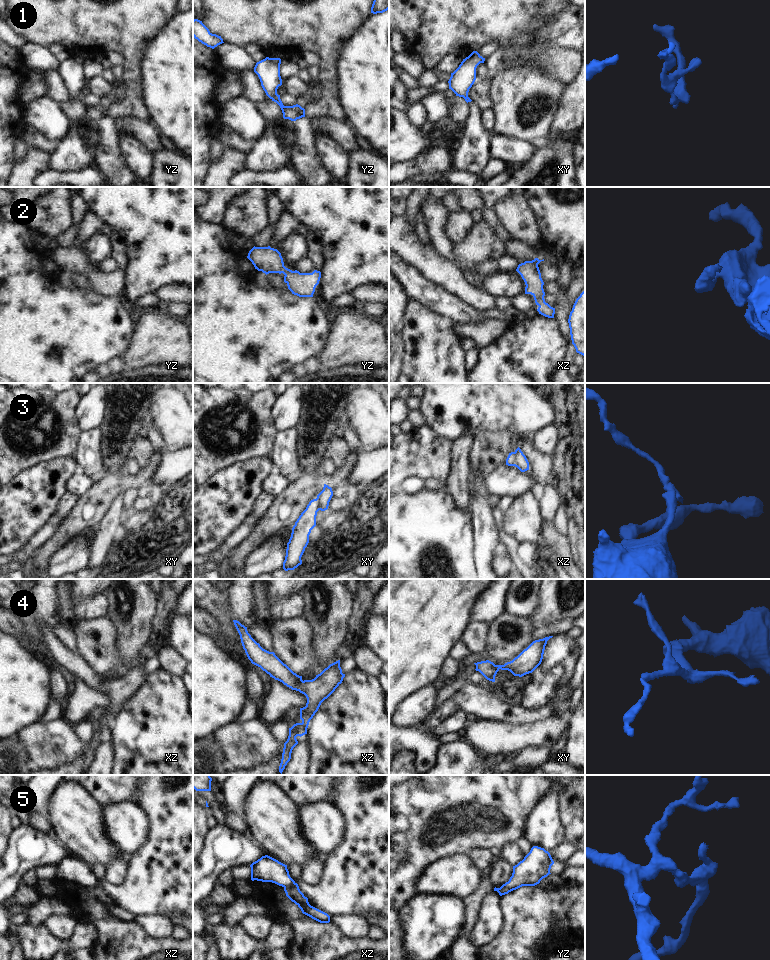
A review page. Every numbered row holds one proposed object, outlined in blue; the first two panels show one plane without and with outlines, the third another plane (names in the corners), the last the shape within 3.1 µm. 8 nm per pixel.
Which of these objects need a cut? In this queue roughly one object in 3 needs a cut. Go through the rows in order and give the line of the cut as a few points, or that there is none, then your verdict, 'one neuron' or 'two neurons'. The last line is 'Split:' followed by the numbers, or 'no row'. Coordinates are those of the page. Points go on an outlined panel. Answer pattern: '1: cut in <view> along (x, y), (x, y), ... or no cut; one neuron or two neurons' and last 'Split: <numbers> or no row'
1: no cut; one neuron
2: no cut; one neuron
3: cut in xz along (514, 452), (512, 465); two neurons
4: no cut; one neuron
5: cut in xz along (294, 882), (284, 888); two neurons
Split: 3, 5

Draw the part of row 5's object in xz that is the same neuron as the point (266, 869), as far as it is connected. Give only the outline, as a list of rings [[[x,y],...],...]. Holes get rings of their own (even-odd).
[[[265,855],[251,865],[251,880],[272,882],[282,887],[290,887],[295,881],[290,877],[287,865]]]

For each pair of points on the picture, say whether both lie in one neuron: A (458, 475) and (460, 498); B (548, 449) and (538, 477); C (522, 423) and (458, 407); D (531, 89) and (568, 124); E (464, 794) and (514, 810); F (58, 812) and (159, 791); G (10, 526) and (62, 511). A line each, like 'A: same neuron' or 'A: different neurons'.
A: same neuron
B: different neurons
C: same neuron
D: different neurons
E: same neuron
F: different neurons
G: different neurons

